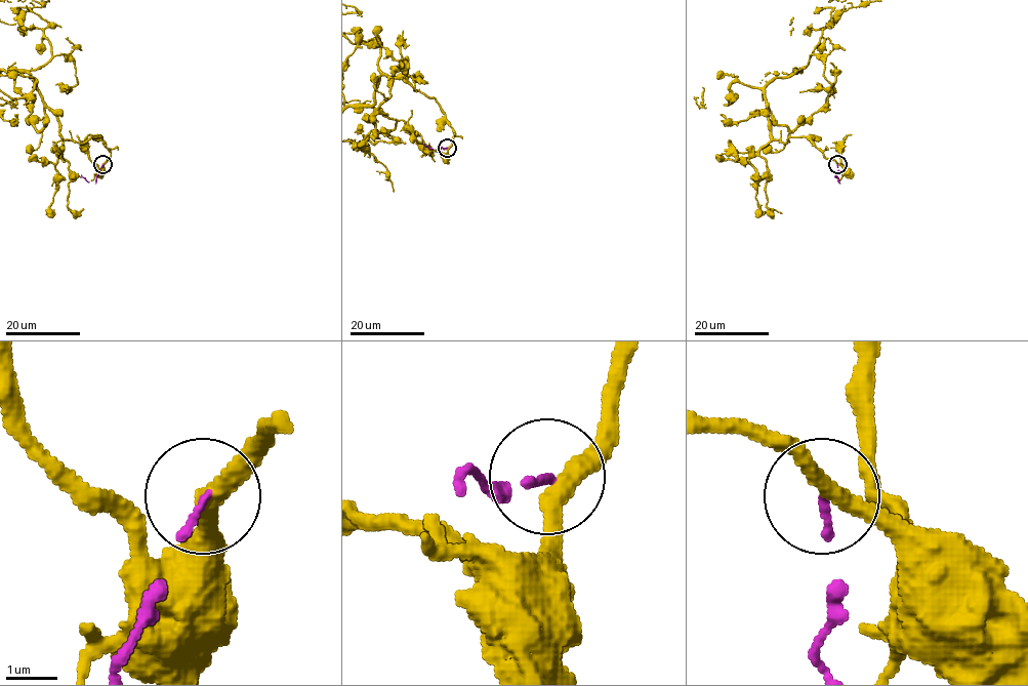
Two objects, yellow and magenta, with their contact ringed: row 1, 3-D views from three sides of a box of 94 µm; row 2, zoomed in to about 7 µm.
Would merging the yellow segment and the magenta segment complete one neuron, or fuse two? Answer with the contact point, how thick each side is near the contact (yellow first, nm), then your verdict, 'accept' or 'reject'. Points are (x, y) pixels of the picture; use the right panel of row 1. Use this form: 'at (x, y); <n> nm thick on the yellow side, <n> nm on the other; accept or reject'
at (837, 164); 340 nm thick on the yellow side, 140 nm on the other; reject

